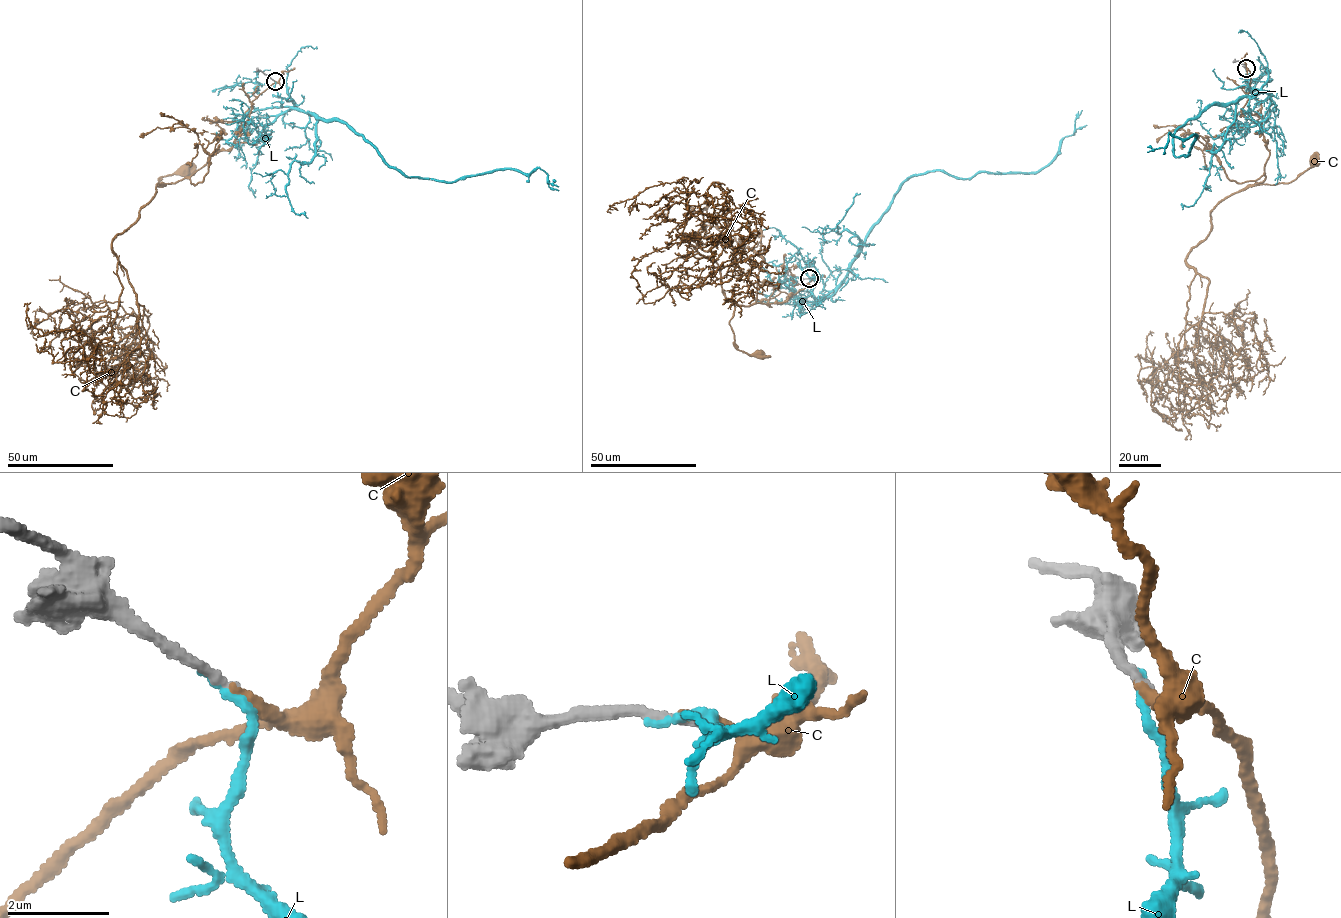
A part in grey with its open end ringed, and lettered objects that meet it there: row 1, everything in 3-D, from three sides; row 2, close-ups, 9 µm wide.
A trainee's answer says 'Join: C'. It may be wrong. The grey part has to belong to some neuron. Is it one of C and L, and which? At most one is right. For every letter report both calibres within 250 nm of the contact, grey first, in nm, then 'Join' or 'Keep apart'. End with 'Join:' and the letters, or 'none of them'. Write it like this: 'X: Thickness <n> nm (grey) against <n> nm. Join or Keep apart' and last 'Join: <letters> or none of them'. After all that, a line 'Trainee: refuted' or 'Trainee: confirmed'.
C: Thickness 170 nm (grey) against 200 nm. Join
L: Thickness 200 nm (grey) against 170 nm. Keep apart
Join: C
Trainee: confirmed

